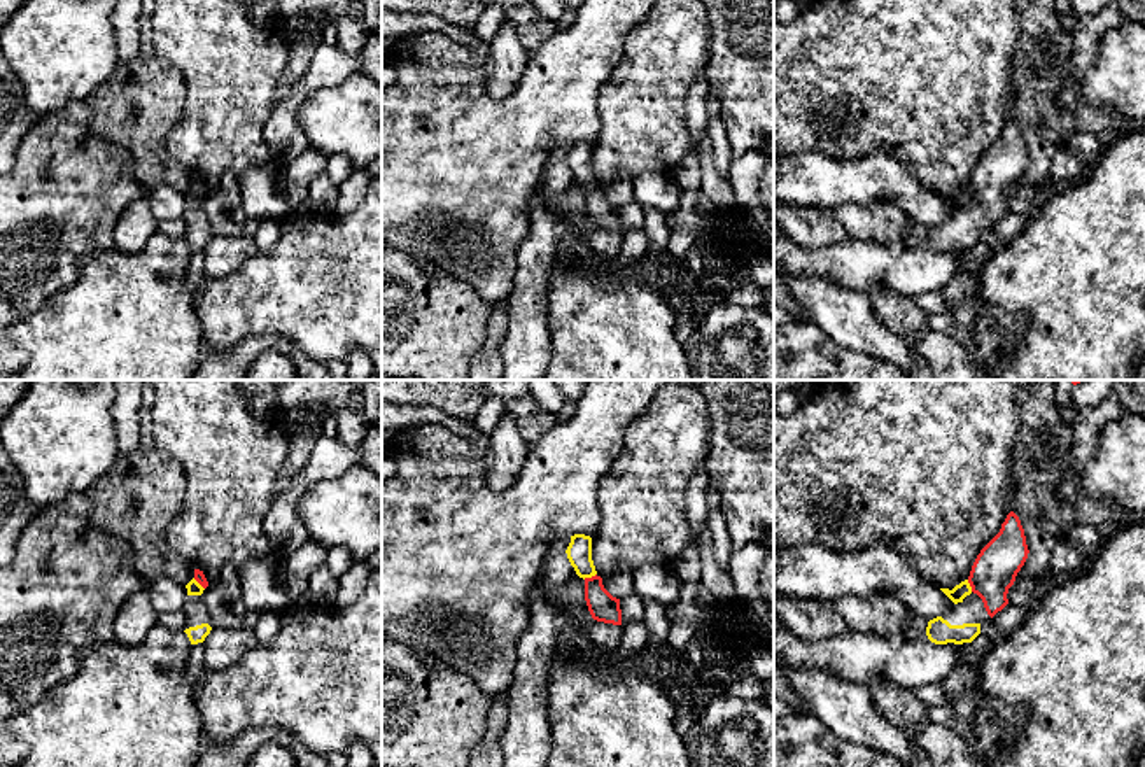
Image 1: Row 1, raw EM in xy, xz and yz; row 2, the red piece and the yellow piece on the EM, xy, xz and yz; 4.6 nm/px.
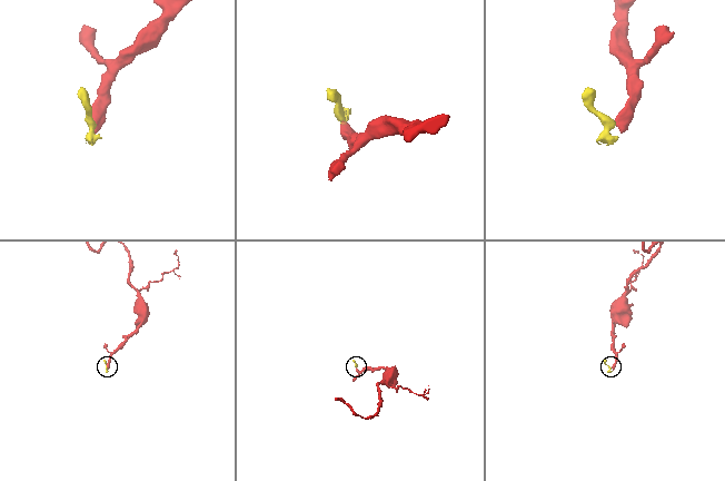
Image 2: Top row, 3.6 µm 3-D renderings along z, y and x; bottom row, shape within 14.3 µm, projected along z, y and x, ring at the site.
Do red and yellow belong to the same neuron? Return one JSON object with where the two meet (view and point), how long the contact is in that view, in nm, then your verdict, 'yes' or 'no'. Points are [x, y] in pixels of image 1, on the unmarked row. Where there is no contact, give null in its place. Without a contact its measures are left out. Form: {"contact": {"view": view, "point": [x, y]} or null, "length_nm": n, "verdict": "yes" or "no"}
{"contact": {"view": "xz", "point": [589, 186]}, "length_nm": 70, "verdict": "yes"}

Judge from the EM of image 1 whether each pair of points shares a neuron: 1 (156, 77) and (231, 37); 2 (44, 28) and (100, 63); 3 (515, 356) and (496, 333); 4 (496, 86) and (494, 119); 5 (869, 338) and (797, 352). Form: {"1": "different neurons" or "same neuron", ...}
{"1": "different neurons", "2": "same neuron", "3": "different neurons", "4": "different neurons", "5": "different neurons"}

